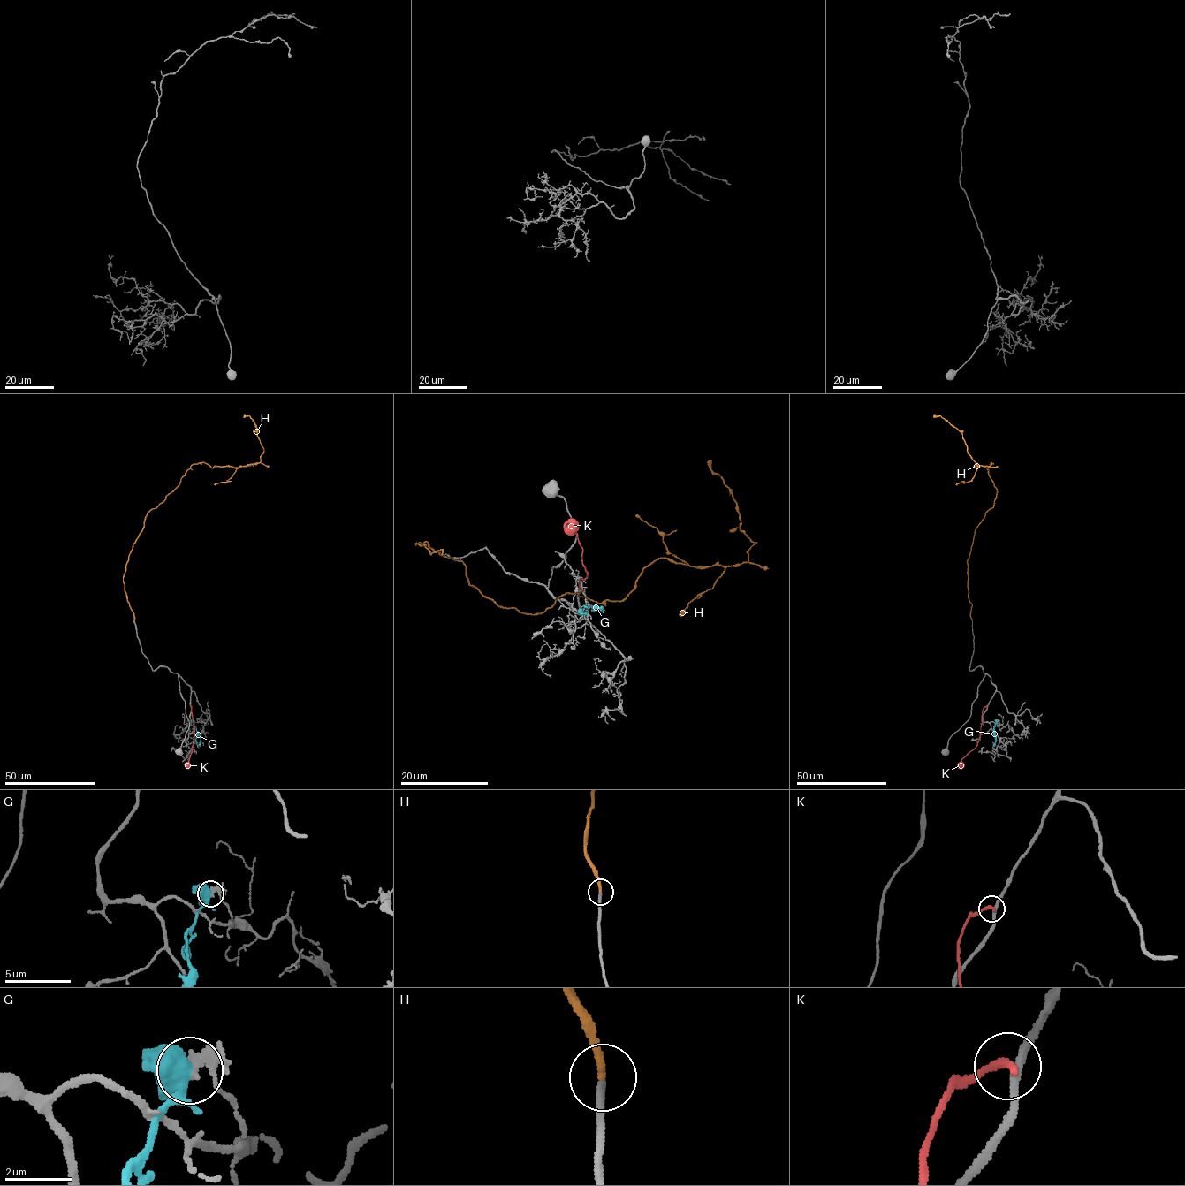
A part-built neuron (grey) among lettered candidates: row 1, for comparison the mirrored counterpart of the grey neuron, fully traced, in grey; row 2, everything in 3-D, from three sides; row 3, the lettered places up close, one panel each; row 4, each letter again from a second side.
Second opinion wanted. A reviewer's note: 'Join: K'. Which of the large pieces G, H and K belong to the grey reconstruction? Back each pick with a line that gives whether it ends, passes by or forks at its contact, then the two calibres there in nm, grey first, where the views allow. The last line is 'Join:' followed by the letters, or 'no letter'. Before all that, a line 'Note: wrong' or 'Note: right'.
Note: wrong
H: it ends; calibres 240 and 240 nm
Join: H

